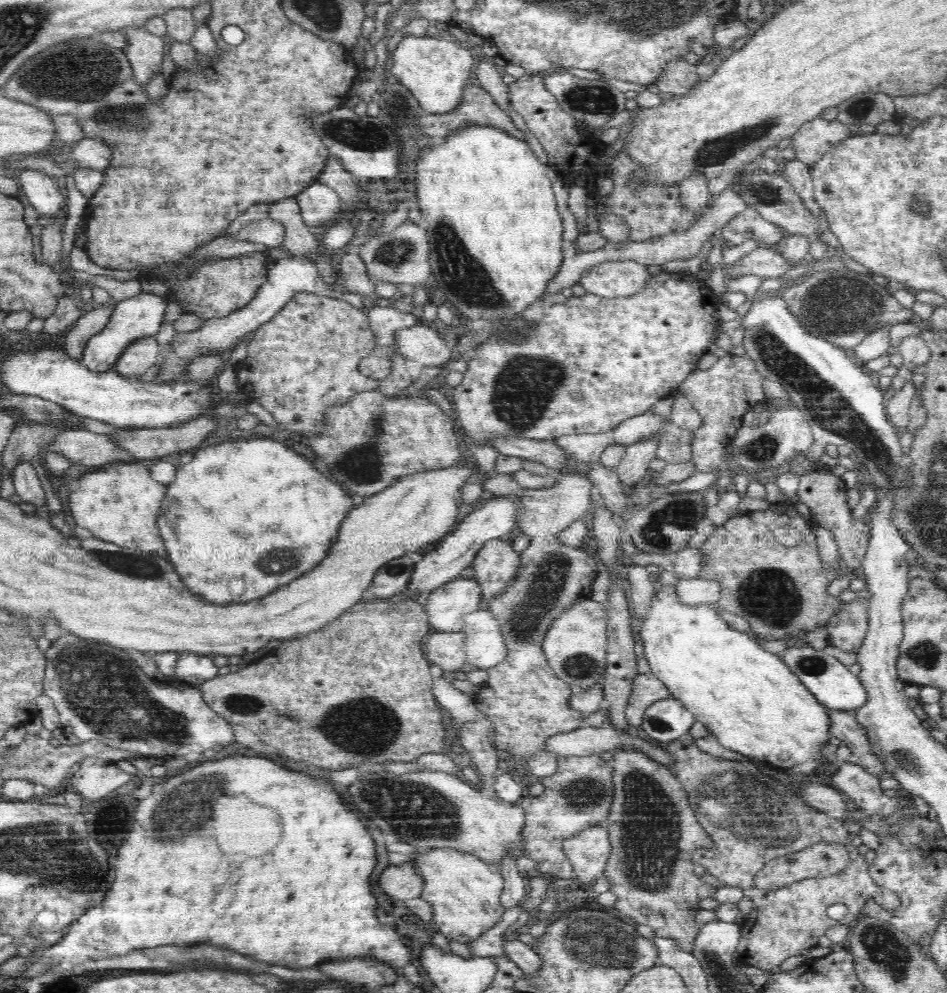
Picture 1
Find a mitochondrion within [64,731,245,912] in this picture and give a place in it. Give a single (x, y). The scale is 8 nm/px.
(189, 805)

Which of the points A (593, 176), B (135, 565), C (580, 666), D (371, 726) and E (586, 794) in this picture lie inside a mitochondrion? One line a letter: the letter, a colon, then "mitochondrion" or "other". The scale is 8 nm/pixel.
A: other
B: mitochondrion
C: mitochondrion
D: mitochondrion
E: mitochondrion

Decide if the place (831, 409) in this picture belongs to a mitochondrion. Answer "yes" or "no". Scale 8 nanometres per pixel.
yes

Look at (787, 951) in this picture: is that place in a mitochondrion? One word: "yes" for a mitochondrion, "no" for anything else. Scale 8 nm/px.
no

